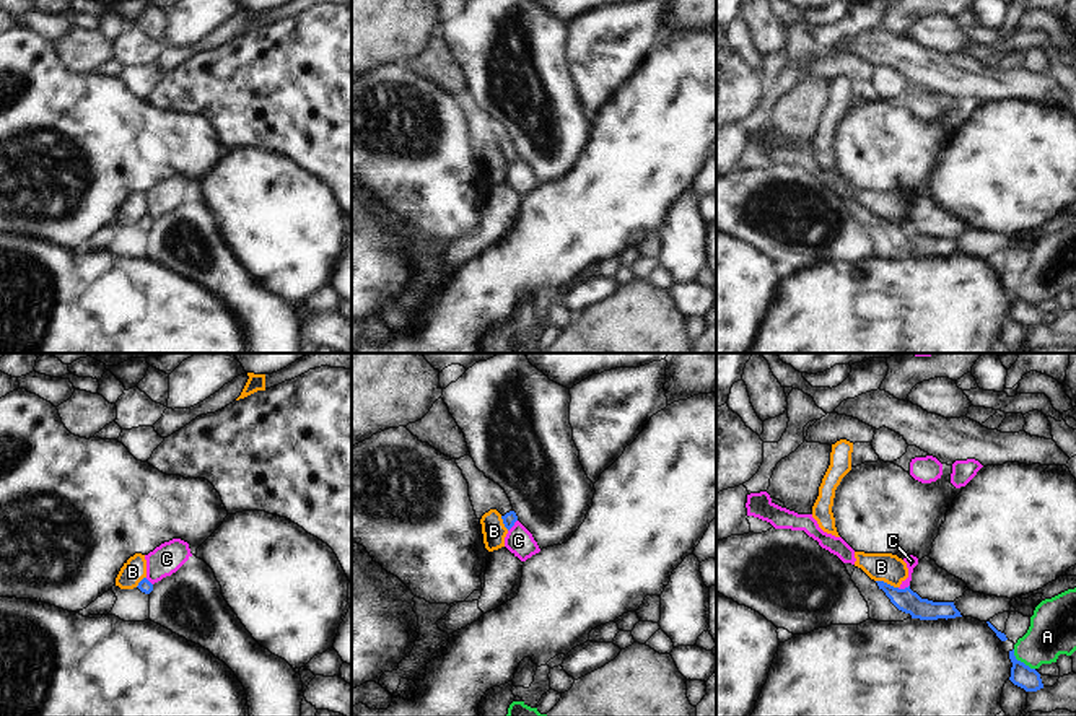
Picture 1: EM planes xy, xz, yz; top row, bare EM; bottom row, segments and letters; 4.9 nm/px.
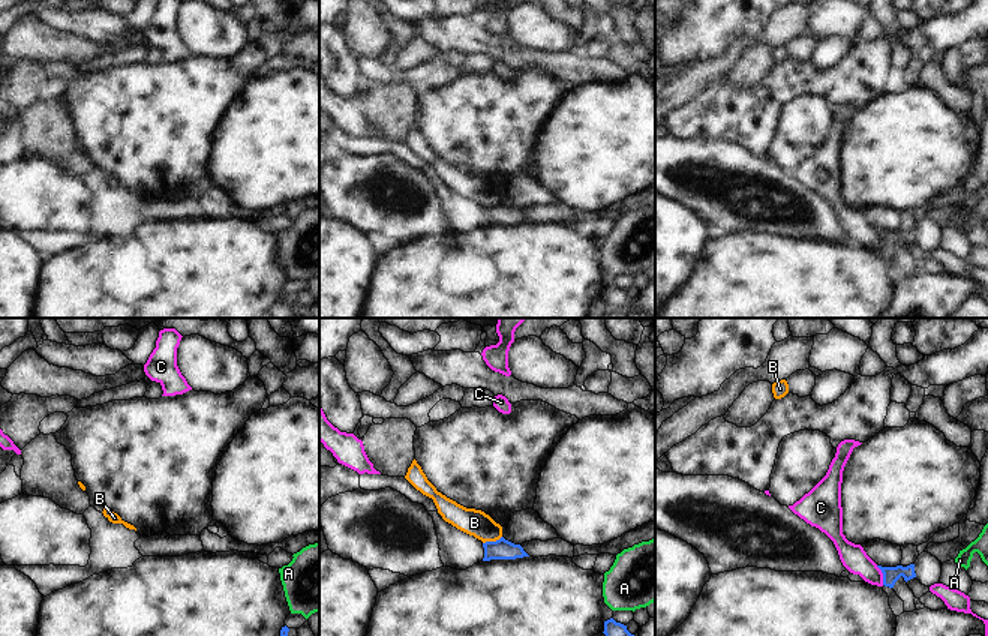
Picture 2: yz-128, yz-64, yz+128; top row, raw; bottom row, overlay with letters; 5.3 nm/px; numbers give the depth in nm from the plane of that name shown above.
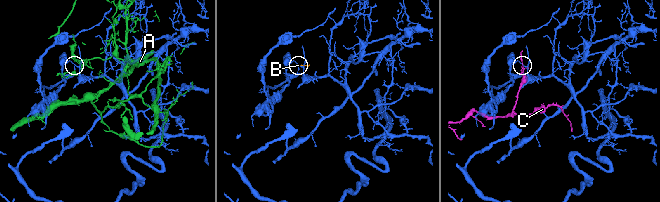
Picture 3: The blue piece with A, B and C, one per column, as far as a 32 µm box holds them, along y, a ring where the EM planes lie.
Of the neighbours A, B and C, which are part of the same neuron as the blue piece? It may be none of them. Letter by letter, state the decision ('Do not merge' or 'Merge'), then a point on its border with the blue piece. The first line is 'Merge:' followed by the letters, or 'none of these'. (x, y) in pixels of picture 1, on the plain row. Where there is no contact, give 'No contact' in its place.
Merge: none of these
A: Do not merge. Touches blue at yz (1019, 296)
B: Do not merge. Touches blue at yz (886, 218)
C: Do not merge. Touches blue at yz (902, 225)

